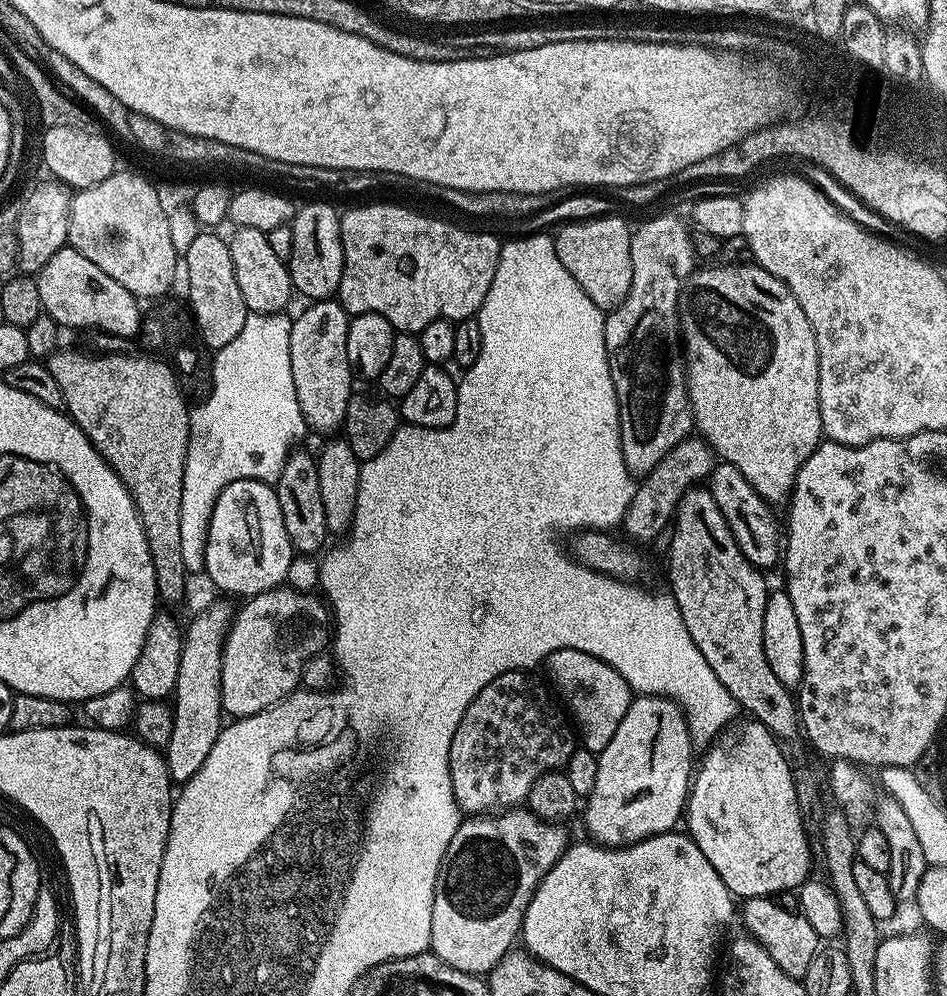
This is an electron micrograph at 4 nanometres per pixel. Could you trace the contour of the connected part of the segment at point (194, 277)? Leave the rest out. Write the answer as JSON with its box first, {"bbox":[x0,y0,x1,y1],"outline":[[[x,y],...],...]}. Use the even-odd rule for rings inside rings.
{"bbox":[182,230,249,350],"outline":[[[200,230],[200,233],[182,252],[182,268],[188,271],[187,303],[196,321],[200,337],[209,350],[219,350],[226,342],[234,342],[242,334],[249,316],[248,307],[238,290],[238,278],[234,278],[234,258],[230,258],[230,246],[225,237],[216,236],[215,231]]]}

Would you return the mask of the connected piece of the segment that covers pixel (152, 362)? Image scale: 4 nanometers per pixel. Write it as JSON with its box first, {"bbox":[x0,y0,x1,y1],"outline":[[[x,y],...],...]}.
{"bbox":[46,350,190,604],"outline":[[[57,350],[46,361],[50,374],[64,395],[63,407],[73,422],[88,435],[89,442],[115,470],[132,495],[150,546],[159,603],[180,604],[184,600],[184,587],[190,579],[188,567],[182,562],[182,478],[184,463],[188,461],[190,404],[180,387],[180,381],[171,363],[152,354],[83,356],[80,352],[64,351]]]}

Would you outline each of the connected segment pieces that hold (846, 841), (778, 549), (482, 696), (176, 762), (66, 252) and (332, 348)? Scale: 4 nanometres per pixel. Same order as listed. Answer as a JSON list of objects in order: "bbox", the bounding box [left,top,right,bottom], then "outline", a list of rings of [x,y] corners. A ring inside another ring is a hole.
[{"bbox":[822,820,882,980],"outline":[[[832,820],[827,824],[822,834],[822,848],[828,870],[828,884],[839,898],[839,908],[843,914],[842,947],[846,958],[849,959],[851,974],[856,974],[858,980],[862,980],[860,976],[870,976],[868,968],[877,958],[882,933],[879,930],[881,928],[879,921],[876,921],[871,911],[867,909],[866,902],[863,901],[862,894],[855,885],[853,874],[853,862],[857,859],[855,835],[852,836],[849,828],[844,824],[846,822],[840,820]]]},{"bbox":[708,463,782,570],"outline":[[[717,463],[708,479],[708,489],[723,517],[734,534],[735,541],[743,556],[761,570],[769,570],[779,563],[782,554],[782,544],[778,542],[778,528],[771,507],[759,493],[748,483],[745,476],[733,464]]]},{"bbox":[450,670,578,816],"outline":[[[521,670],[519,672],[507,672],[498,678],[494,678],[480,691],[478,698],[474,698],[474,702],[470,702],[466,714],[462,714],[462,722],[458,722],[458,730],[454,730],[454,738],[450,742],[450,782],[454,786],[454,798],[458,802],[461,813],[482,816],[496,814],[501,810],[512,810],[523,805],[527,801],[534,784],[547,772],[564,770],[570,762],[571,755],[577,750],[578,736],[570,723],[569,717],[558,707],[557,701],[550,695],[549,689],[547,687],[544,689],[542,685],[535,684],[528,676],[531,675],[527,671]]]},{"bbox":[166,604,233,786],"outline":[[[212,604],[205,612],[198,613],[189,622],[188,628],[186,624],[182,632],[182,662],[178,662],[178,682],[174,693],[176,704],[171,705],[172,729],[166,749],[168,774],[180,786],[198,774],[202,762],[206,762],[206,754],[210,754],[214,742],[218,742],[222,727],[220,716],[225,715],[220,693],[224,637],[228,634],[233,615],[233,609],[228,609],[226,605]]]},{"bbox":[35,246,142,336],"outline":[[[65,246],[60,248],[42,266],[42,270],[35,277],[38,294],[42,298],[44,312],[56,319],[56,323],[68,328],[101,328],[112,336],[136,336],[140,330],[142,308],[137,297],[126,290],[110,274],[98,270],[86,254],[78,249]]]},{"bbox":[288,298,354,432],"outline":[[[329,298],[327,300],[318,300],[307,305],[309,308],[301,314],[300,317],[295,317],[292,320],[292,329],[288,331],[290,334],[290,370],[294,374],[294,390],[298,394],[298,406],[302,410],[304,415],[305,425],[309,429],[321,428],[322,431],[328,432],[331,428],[339,429],[344,422],[344,415],[346,414],[346,406],[350,402],[350,398],[354,394],[354,388],[352,388],[352,380],[354,381],[354,373],[350,362],[348,361],[348,355],[346,354],[346,334],[348,333],[348,322],[350,319],[349,313],[345,312],[344,307],[341,306],[339,299]]]}]

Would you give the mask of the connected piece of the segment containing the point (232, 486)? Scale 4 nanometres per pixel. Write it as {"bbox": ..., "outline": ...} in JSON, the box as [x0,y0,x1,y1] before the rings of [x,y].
{"bbox":[204,480,294,598],"outline":[[[235,480],[217,492],[212,517],[208,520],[204,572],[216,588],[239,598],[251,598],[271,588],[281,587],[287,581],[294,549],[282,522],[282,506],[278,506],[276,489],[257,480]]]}

